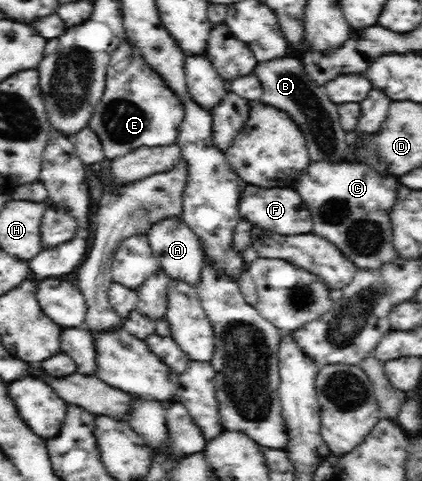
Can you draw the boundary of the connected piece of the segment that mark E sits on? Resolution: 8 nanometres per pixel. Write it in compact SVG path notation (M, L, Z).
M122 39L120 47L110 54L110 62L106 71L105 91L95 111L89 120L87 127L97 134L104 158L115 159L125 157L135 148L157 148L165 145L173 145L177 141L177 133L180 131L181 121L184 121L184 105L180 97L177 97L173 89L165 84L165 79L153 68L149 68L144 57L141 57L139 48Z

